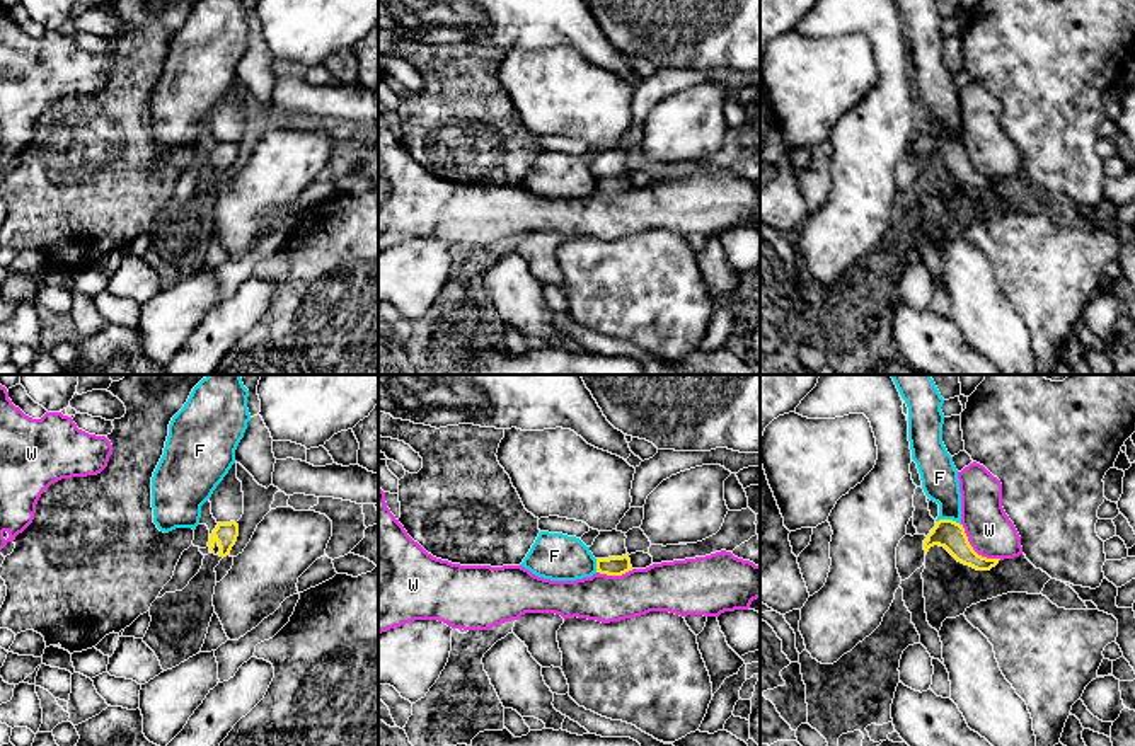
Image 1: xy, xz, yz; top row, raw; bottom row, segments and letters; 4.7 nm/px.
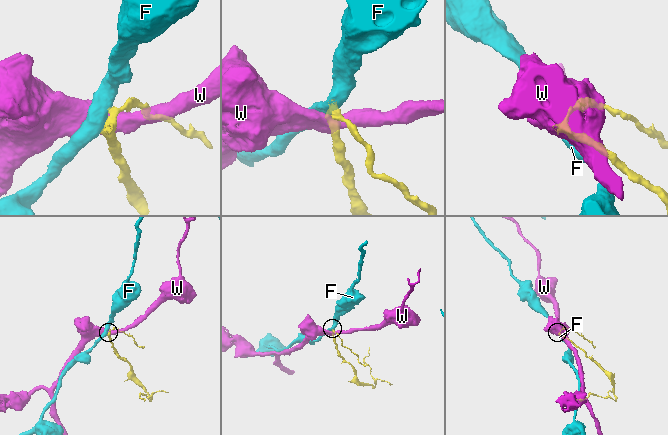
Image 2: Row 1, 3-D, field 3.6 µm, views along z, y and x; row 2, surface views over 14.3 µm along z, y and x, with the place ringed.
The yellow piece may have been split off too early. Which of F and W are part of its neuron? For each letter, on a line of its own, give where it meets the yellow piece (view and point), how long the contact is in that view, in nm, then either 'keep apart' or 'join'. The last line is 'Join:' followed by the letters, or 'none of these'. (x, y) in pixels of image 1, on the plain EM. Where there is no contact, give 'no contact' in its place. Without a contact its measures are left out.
F: yz (948, 138) | 120 nm | keep apart
W: yz (973, 169) | 260 nm | keep apart
Join: none of these

